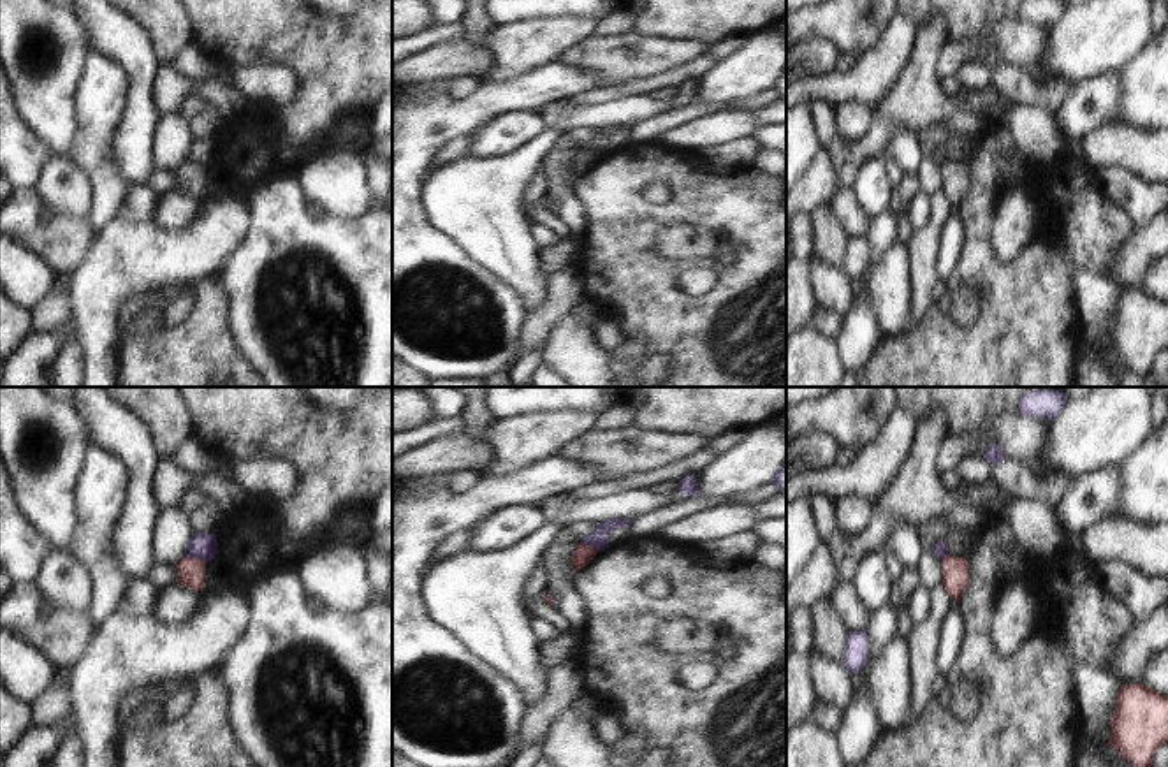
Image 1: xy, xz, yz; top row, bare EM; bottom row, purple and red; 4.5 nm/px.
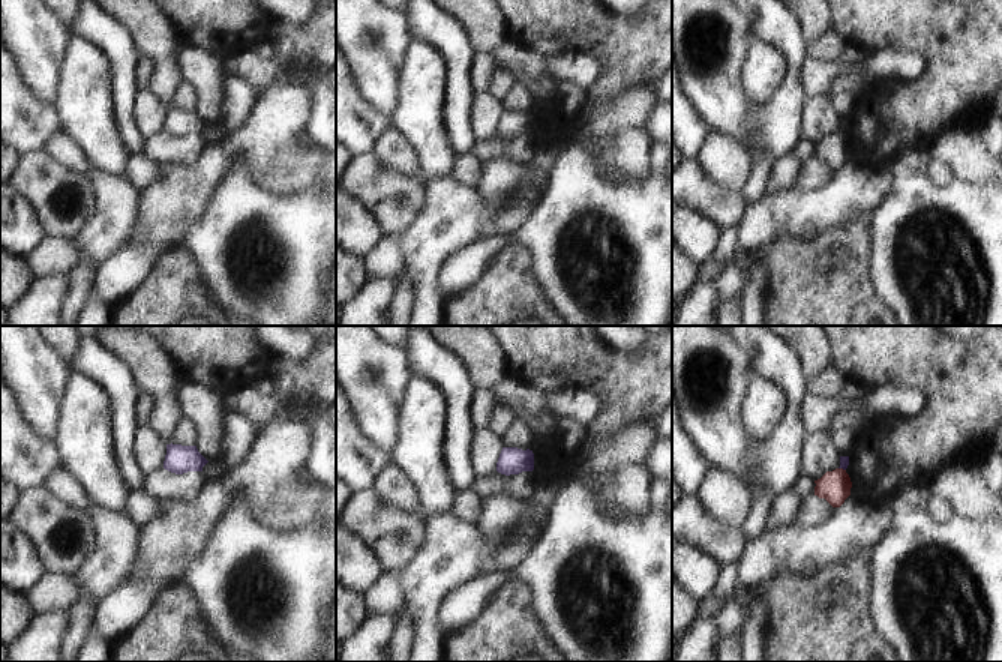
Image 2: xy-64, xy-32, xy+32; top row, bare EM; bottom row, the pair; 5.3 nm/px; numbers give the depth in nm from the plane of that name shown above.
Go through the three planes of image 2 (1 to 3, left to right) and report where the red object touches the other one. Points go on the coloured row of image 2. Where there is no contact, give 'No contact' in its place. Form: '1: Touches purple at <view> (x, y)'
1: No contact
2: No contact
3: Touches purple at xy+32 (842, 467).

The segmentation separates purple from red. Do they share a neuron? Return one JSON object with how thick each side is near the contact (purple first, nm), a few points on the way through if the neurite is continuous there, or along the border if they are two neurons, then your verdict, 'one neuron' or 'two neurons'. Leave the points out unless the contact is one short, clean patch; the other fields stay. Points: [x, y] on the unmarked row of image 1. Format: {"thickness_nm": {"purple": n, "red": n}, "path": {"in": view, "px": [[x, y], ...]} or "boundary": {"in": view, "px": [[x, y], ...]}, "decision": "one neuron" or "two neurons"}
{"thickness_nm": {"purple": 120, "red": 130}, "boundary": {"in": "xy", "px": [[187, 160], [206, 168]]}, "decision": "two neurons"}

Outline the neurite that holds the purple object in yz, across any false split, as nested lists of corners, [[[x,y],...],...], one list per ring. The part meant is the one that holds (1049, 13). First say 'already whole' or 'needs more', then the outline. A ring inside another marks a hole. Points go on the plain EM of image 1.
already whole; [[[1026,0],[1020,7],[1018,19],[1055,26],[1055,23],[1062,18],[1066,9],[1066,0]]]

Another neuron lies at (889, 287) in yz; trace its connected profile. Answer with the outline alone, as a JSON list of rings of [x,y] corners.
[[[895,243],[871,269],[867,280],[853,283],[851,296],[867,296],[881,336],[904,336],[915,327],[915,292],[908,245]]]

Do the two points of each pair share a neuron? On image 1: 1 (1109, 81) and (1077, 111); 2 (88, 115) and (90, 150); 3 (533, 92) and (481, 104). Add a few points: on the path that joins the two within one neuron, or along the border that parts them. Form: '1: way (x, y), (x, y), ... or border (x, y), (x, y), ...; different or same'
1: way (1100, 90), (1082, 102); same
2: way (90, 124), (90, 141); same
3: way (521, 94), (493, 99); same

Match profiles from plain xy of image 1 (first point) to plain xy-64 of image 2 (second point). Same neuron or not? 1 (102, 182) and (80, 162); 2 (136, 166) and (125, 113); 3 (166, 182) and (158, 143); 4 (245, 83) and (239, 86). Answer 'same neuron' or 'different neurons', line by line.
1: different neurons
2: same neuron
3: same neuron
4: different neurons

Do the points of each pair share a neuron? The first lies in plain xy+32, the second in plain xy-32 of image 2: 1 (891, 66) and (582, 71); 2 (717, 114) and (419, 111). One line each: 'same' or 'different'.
1: same
2: different

